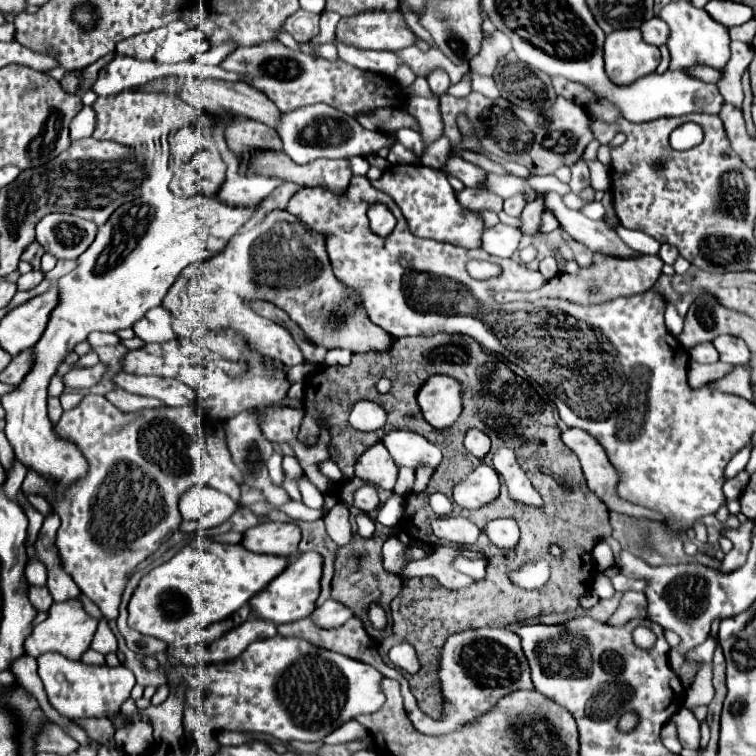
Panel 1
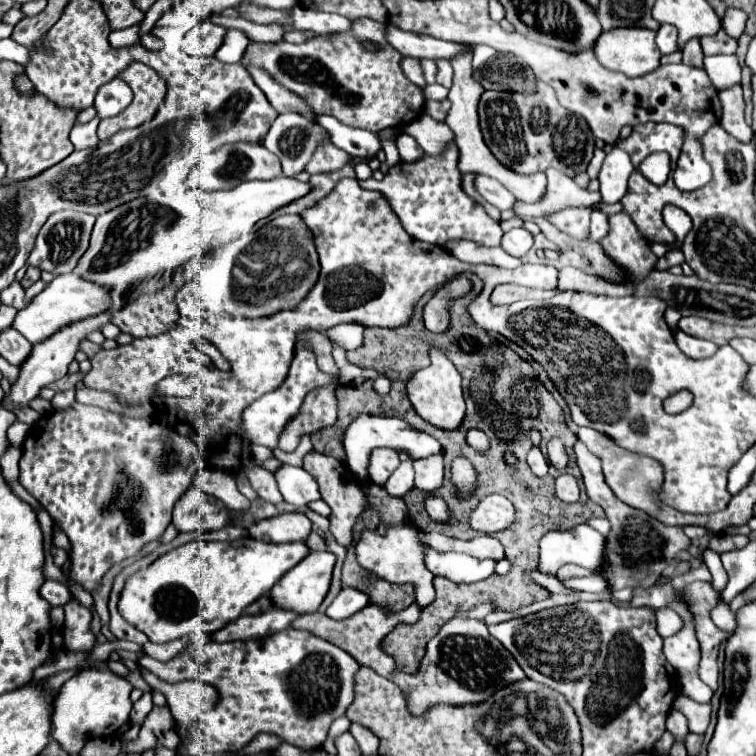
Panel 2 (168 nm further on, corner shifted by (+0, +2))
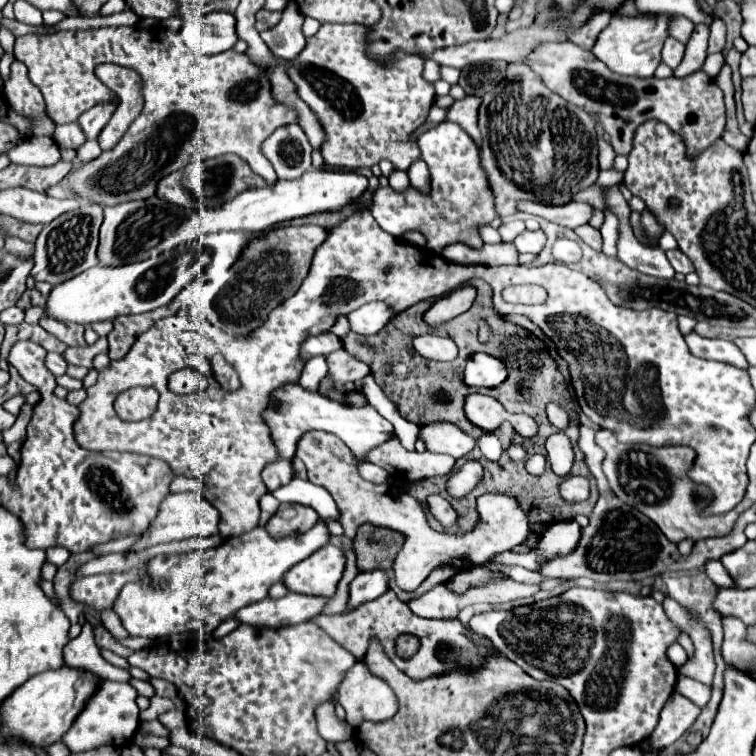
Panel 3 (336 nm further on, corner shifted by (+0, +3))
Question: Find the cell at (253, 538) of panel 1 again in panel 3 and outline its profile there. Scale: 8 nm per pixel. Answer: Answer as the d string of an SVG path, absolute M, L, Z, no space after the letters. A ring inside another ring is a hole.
M281 504L275 516L267 522L267 532L275 538L283 538L289 534L301 534L313 528L319 520L319 514L303 504Z

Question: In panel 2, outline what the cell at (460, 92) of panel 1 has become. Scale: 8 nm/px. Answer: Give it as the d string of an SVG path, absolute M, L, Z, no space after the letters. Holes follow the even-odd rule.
M434 83L431 85L427 85L423 89L425 100L435 100L440 101L446 97L446 89L441 85ZM434 97L438 97L439 99L434 99Z

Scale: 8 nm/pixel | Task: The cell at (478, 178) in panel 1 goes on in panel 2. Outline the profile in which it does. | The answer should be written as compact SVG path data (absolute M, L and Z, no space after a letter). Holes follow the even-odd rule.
M475 175L475 189L497 209L505 211L505 209L513 209L515 197L503 187L499 185L499 181L487 177L487 175Z

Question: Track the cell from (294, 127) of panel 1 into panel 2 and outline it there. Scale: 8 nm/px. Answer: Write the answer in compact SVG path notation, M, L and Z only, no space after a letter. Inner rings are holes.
M281 113L273 121L263 145L281 159L283 173L291 177L305 169L321 143L329 141L331 135L323 125L299 113Z

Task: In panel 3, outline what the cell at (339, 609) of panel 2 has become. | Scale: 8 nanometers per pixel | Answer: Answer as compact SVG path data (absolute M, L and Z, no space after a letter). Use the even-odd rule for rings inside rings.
M373 570L373 572L361 572L351 582L351 608L357 608L359 604L365 604L369 600L379 598L389 590L389 580L385 570Z

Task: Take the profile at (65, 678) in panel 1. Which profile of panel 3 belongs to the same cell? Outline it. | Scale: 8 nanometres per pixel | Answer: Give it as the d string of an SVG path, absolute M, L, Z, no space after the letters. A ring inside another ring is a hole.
M101 680L97 692L93 698L87 702L85 710L77 716L75 724L71 730L61 738L71 752L85 752L103 744L111 746L123 746L131 742L137 726L139 726L139 708L137 708L137 692L131 684L121 684L121 682L111 682L111 680Z

